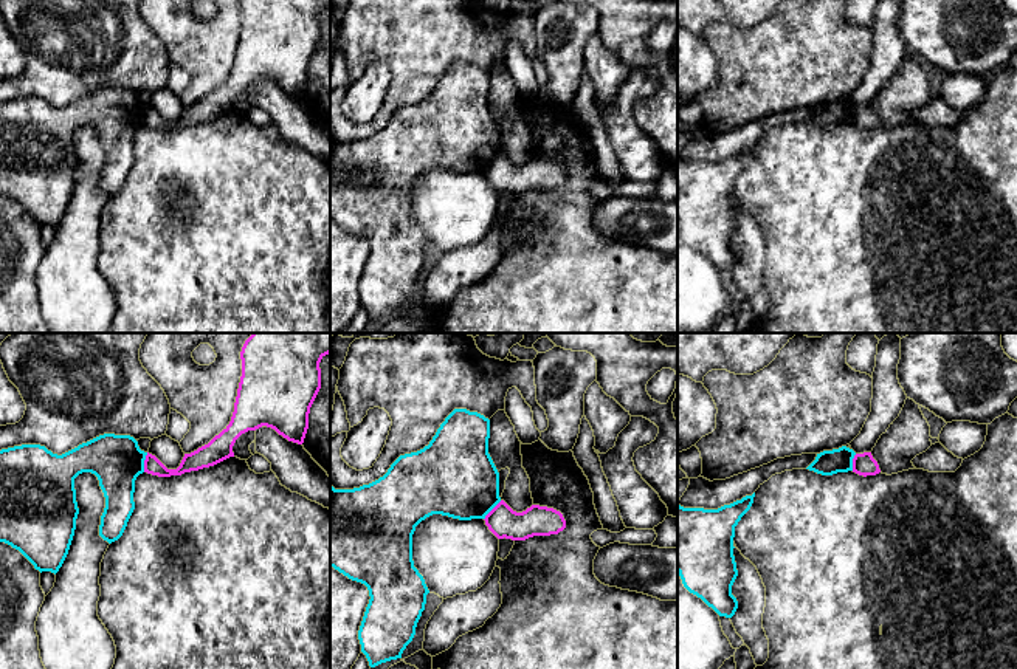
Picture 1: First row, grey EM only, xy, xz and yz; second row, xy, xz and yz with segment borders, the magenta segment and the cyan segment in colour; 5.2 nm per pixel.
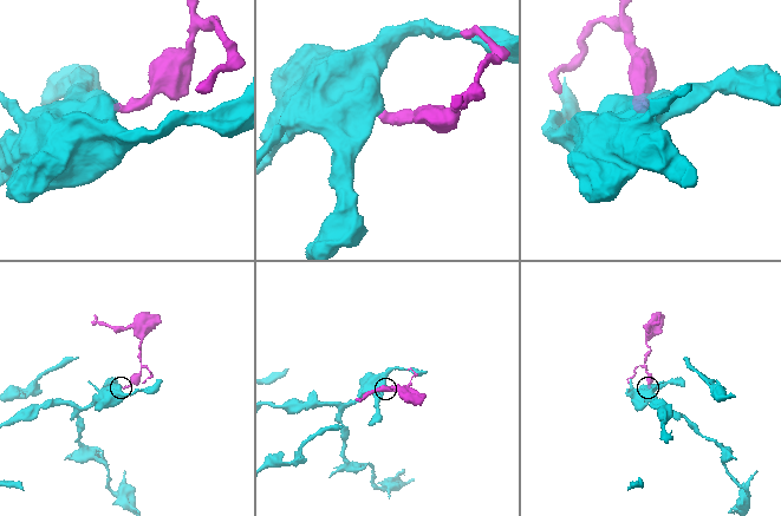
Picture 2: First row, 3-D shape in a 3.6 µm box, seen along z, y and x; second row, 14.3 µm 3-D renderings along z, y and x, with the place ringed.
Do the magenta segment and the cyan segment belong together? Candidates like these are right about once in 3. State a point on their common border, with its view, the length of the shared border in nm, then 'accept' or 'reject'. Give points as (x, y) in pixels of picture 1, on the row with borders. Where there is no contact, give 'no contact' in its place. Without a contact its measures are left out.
meets magenta in xy at (144, 462); contact 110 nm long; reject

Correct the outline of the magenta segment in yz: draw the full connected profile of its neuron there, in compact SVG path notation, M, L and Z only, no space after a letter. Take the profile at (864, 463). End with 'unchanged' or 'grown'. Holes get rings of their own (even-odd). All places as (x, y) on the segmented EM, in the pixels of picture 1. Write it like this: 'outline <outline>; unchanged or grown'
outline M871 452L856 454L853 458L853 472L859 475L876 475L881 472L877 461Z; unchanged

